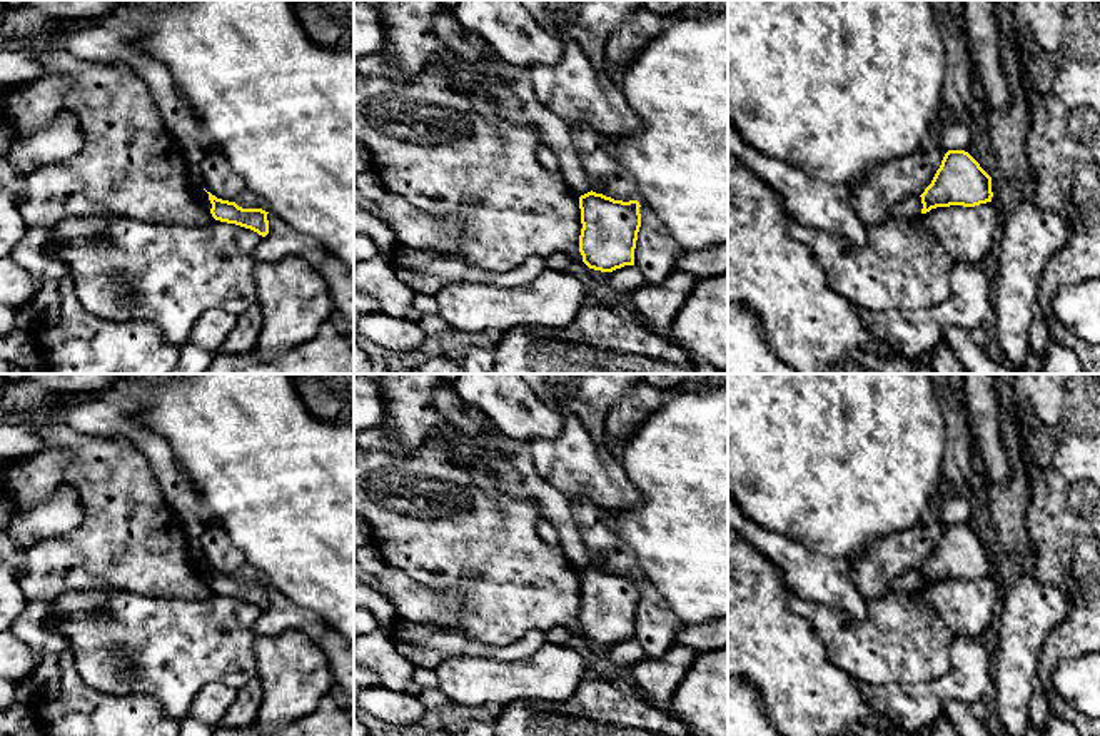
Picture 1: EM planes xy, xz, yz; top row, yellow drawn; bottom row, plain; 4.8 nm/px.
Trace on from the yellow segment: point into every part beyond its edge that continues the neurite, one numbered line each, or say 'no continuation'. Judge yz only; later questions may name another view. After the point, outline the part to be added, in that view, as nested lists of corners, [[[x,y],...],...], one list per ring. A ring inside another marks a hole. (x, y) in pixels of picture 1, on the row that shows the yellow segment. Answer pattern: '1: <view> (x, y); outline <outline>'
no continuation

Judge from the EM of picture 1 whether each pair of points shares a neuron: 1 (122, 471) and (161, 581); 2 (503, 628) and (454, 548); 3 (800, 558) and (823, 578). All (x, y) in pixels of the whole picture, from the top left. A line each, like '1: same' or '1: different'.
1: same
2: same
3: same

